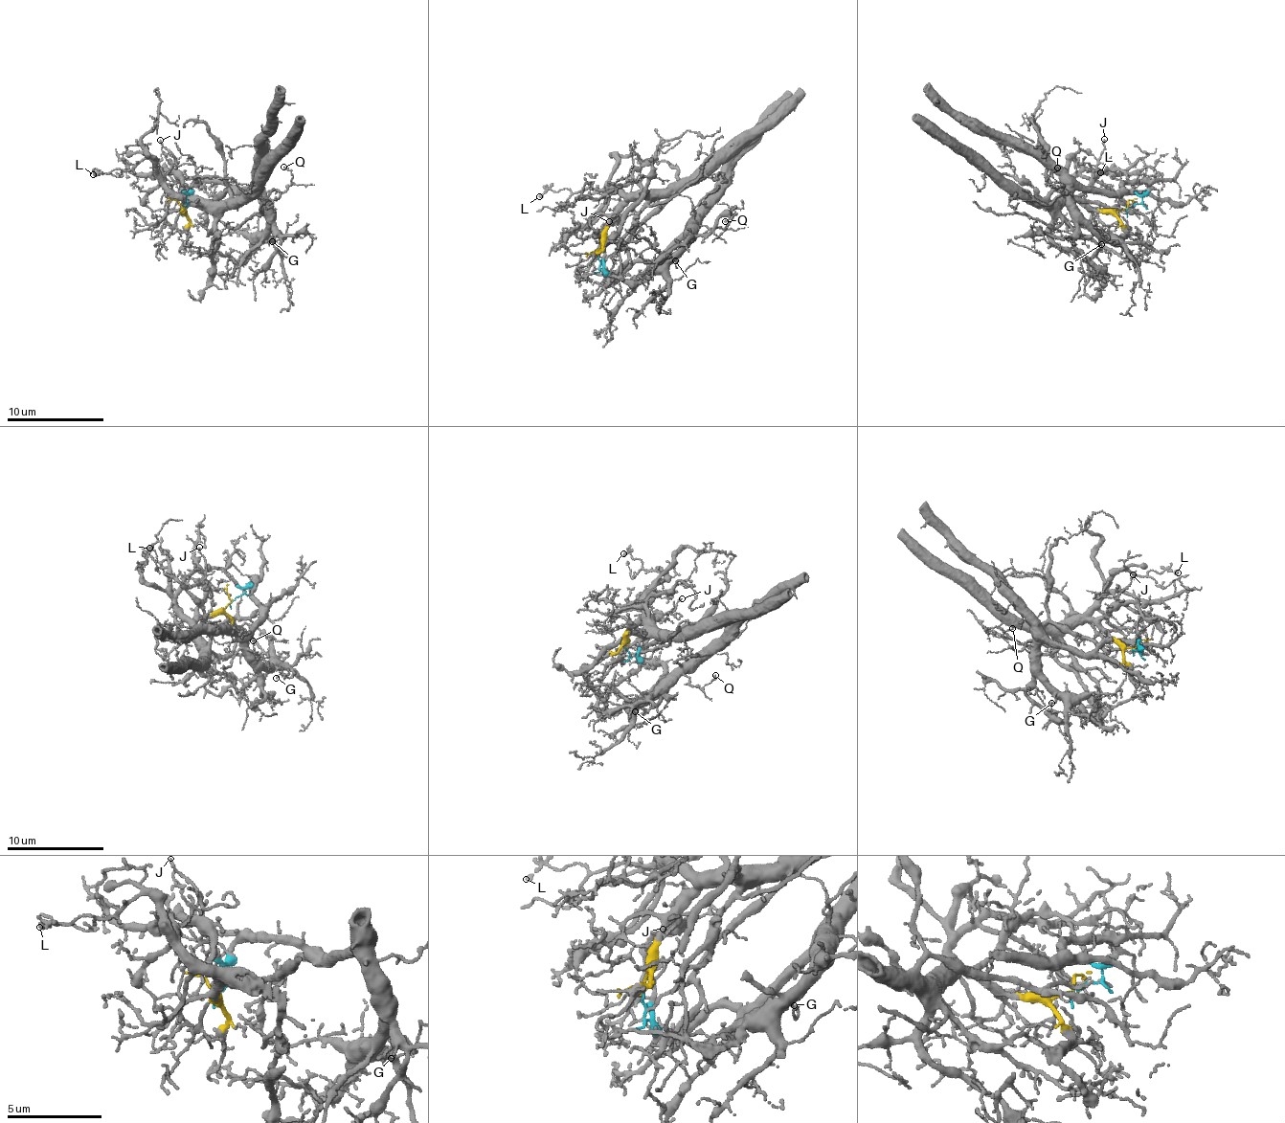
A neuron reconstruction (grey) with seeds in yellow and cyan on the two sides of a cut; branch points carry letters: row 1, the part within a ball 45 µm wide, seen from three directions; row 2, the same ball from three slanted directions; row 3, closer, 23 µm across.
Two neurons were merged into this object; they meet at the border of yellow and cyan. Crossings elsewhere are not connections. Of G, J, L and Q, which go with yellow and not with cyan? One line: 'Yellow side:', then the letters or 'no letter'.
Yellow side: J, L

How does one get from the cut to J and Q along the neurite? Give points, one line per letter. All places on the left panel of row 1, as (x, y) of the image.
J: (182, 206), (184, 200), (174, 156), (161, 139)
Q: (182, 209), (194, 184), (205, 181), (285, 190), (292, 174), (283, 167)

